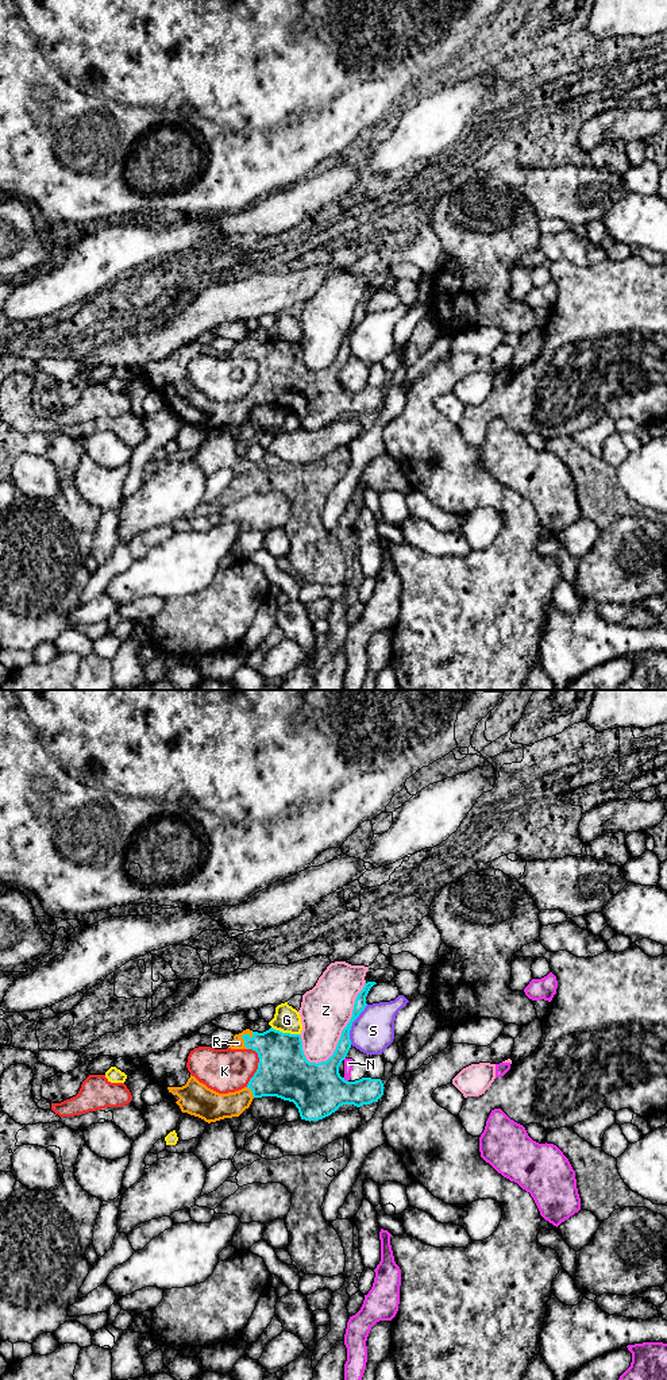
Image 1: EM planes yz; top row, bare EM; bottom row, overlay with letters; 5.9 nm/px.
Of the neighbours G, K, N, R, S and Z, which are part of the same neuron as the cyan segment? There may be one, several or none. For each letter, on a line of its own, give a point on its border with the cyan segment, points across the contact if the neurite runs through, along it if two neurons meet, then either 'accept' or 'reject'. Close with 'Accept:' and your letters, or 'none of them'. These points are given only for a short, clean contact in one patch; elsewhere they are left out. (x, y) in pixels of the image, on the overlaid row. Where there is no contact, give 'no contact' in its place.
G: yz (285, 1033) | along yz (272, 1026), (282, 1032), (299, 1034) | reject
K: yz (258, 1067) | along yz (251, 1048), (257, 1053), (258, 1068), (246, 1086) | reject
N: yz (346, 1080) | along yz (343, 1078), (347, 1082) | reject
R: yz (242, 1037) | accept
S: yz (351, 1025) | reject
Z: yz (343, 1029) | reject
Accept: R

